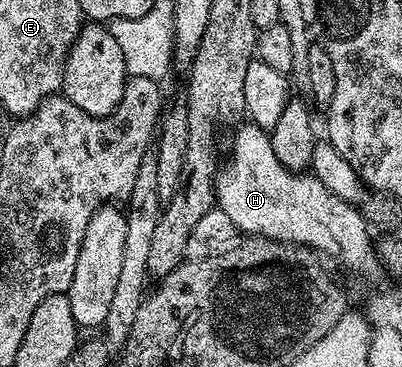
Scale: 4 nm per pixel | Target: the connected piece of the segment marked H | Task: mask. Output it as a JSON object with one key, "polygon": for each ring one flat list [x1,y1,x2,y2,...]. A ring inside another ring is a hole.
{"polygon":[[251,123,241,124,240,127,232,137,232,150,225,161,223,158,216,175,216,205,226,211,236,230,244,235,284,241,288,245,304,245,317,254,325,253,326,256,333,257,346,272,357,273,360,277,372,277,376,272,381,272,382,262,378,249,368,230,370,221,360,209,334,195,316,176,291,173,289,169,282,167,278,155,274,155,271,136,265,130]]}

